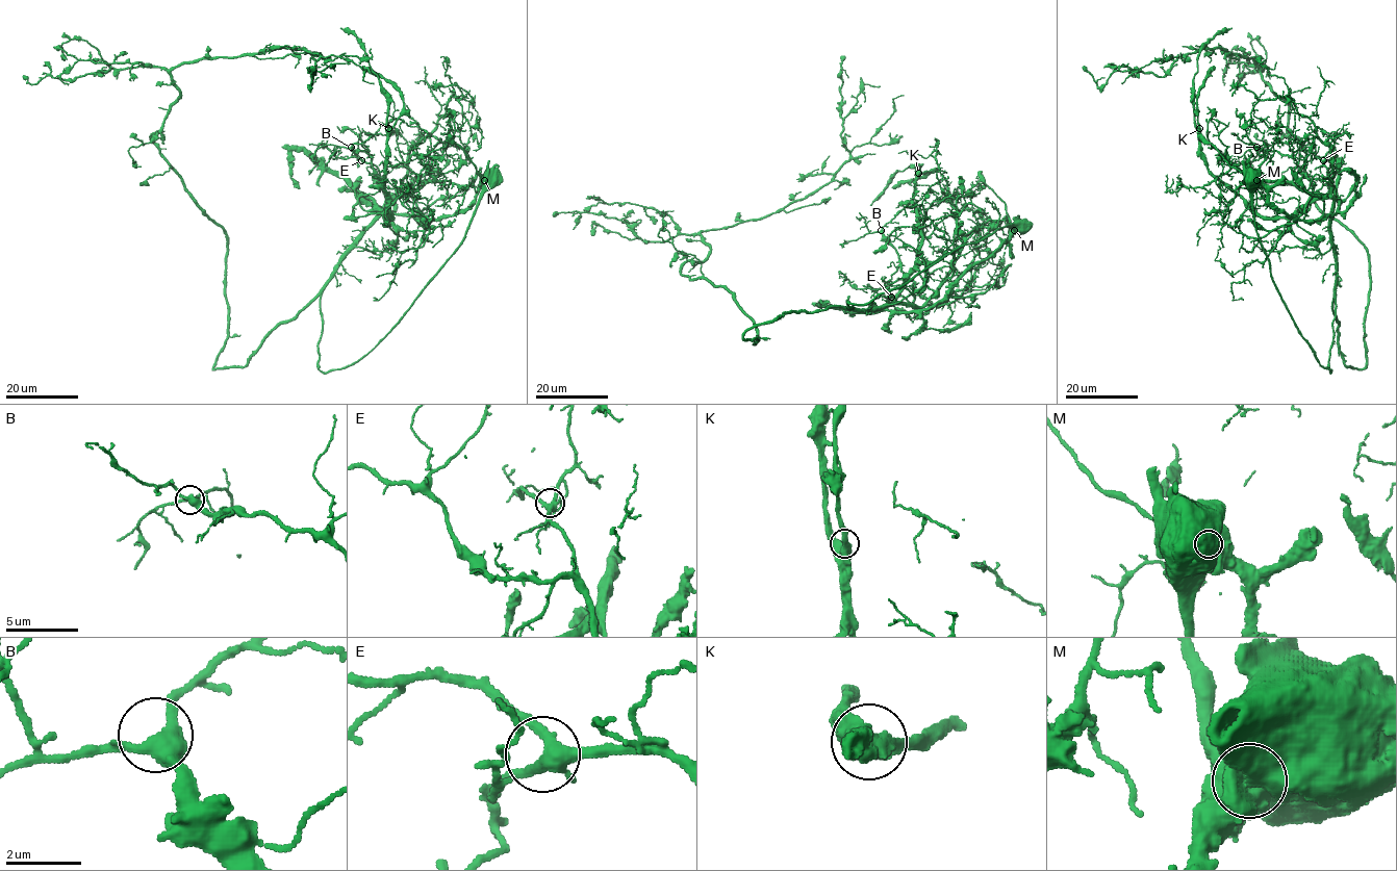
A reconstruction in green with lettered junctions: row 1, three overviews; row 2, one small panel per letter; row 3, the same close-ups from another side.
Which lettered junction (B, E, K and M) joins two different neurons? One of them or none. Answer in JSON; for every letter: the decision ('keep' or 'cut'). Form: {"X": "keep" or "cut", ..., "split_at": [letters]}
{"B": "keep", "E": "keep", "K": "keep", "M": "cut", "split_at": ["M"]}

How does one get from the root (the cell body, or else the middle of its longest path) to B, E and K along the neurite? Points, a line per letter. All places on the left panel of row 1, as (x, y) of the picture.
B: (491, 177), (481, 176), (467, 154), (448, 142), (421, 159), (434, 180), (387, 199), (372, 157), (351, 147)
E: (491, 177), (481, 176), (467, 154), (448, 142), (421, 159), (434, 180), (387, 199), (378, 168), (361, 160)
K: (491, 177), (468, 207), (434, 220), (376, 209), (358, 191), (389, 218), (390, 199), (383, 187), (388, 128)

